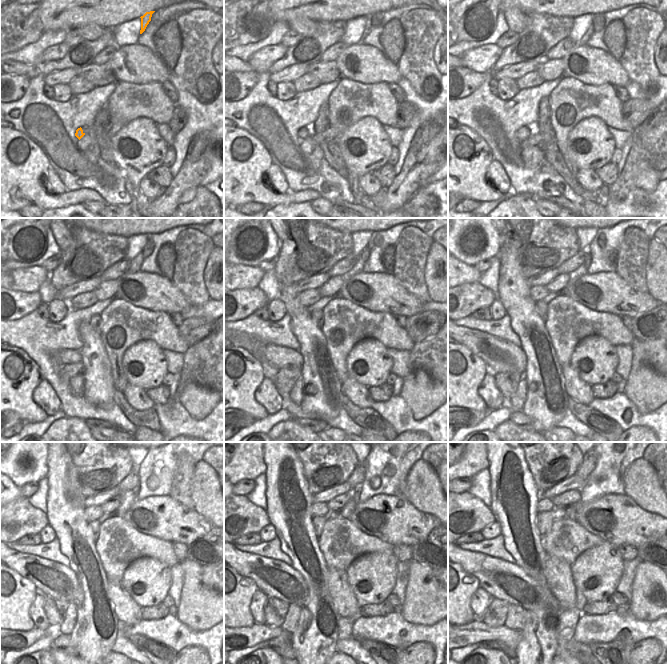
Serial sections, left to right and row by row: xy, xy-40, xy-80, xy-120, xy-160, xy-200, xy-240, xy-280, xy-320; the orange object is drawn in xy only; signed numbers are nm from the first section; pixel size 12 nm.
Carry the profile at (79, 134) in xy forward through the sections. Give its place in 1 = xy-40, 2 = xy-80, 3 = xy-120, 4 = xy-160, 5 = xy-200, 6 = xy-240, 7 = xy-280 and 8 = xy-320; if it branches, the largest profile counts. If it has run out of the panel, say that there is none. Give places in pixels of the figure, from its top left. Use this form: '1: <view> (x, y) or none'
1: xy-40 (302, 132)
2: xy-80 (522, 133)
3: xy-120 (67, 356)
4: xy-160 (280, 357)
5: xy-200 (503, 356)
6: xy-240 (53, 579)
7: xy-280 (275, 578)
8: xy-320 (503, 580)

